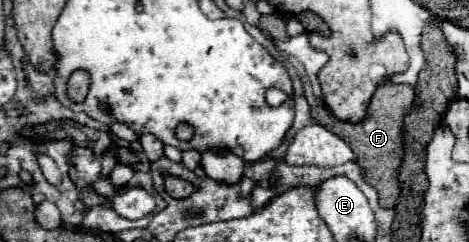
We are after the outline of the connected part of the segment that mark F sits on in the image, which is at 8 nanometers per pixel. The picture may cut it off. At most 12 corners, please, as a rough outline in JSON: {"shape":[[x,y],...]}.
{"shape":[[381,84],[357,124],[313,106],[355,152],[383,208],[399,198],[403,116],[415,90]]}

